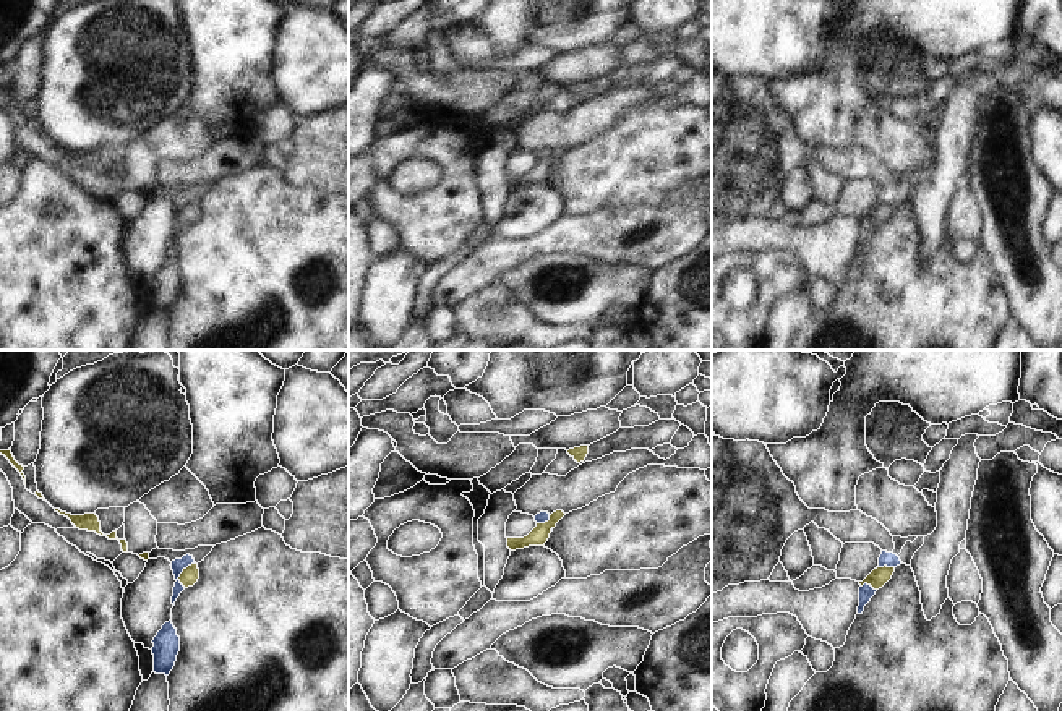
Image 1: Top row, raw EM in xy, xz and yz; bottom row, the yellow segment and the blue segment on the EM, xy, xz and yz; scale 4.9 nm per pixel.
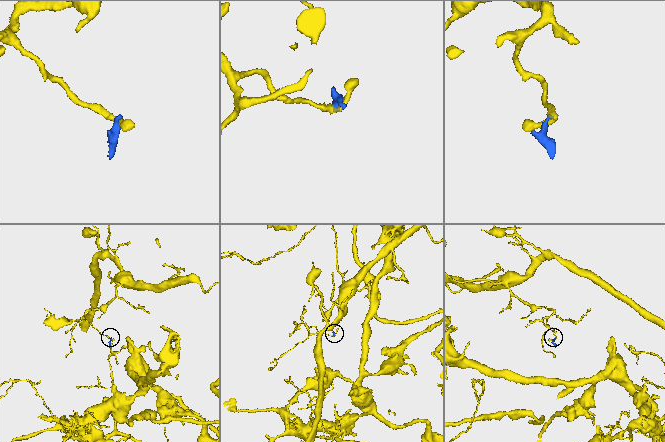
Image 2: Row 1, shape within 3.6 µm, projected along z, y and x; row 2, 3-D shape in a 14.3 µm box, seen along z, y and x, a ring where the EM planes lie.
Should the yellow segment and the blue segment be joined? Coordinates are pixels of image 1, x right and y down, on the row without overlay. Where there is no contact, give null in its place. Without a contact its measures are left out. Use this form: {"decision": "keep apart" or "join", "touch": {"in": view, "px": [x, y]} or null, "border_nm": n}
{"decision": "keep apart", "touch": {"in": "xy", "px": [180, 211]}, "border_nm": 140}

